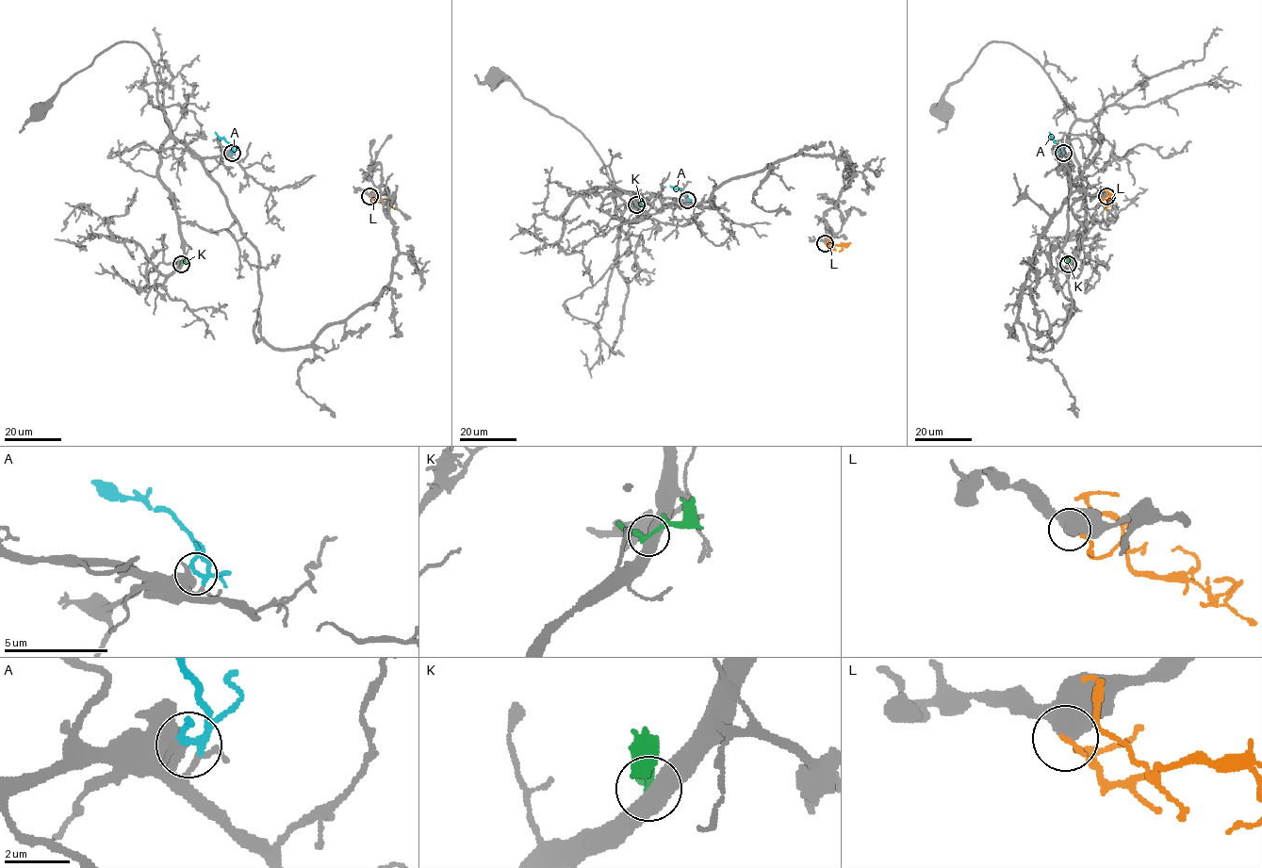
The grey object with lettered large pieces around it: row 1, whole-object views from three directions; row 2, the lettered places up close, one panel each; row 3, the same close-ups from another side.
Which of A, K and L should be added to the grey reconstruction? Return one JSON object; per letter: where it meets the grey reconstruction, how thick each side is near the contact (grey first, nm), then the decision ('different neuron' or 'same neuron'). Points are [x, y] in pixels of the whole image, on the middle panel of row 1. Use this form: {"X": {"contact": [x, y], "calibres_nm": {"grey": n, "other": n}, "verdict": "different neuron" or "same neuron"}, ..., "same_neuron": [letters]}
{"A": {"contact": [687, 200], "calibres_nm": {"grey": 700, "other": 170}, "verdict": "same neuron"}, "K": {"contact": [636, 204], "calibres_nm": {"grey": 500, "other": 150}, "verdict": "different neuron"}, "L": {"contact": [825, 243], "calibres_nm": {"grey": 800, "other": 140}, "verdict": "different neuron"}, "same_neuron": ["A"]}

